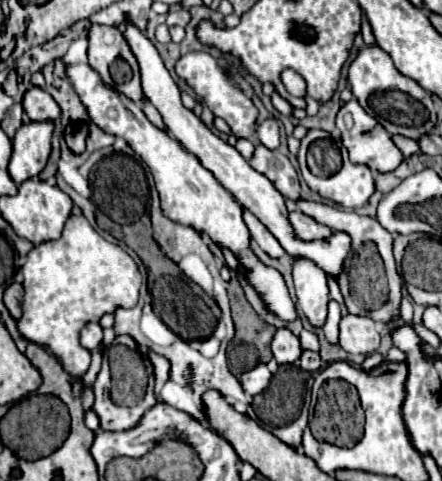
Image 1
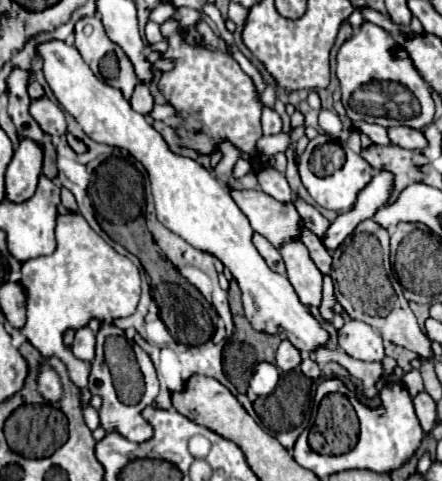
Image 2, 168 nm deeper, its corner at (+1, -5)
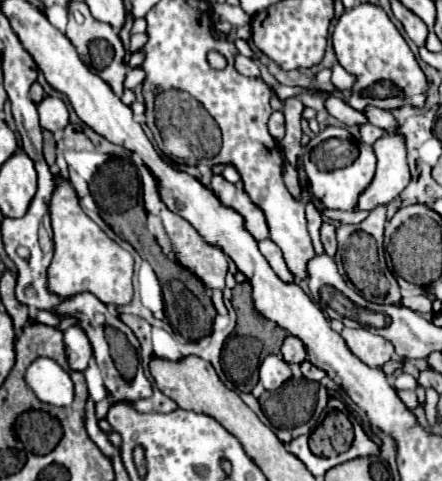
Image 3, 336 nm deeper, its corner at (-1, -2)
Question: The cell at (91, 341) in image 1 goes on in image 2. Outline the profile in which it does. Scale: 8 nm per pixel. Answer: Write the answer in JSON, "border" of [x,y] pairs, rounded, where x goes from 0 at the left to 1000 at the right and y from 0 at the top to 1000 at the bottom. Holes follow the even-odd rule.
{"border":[[[192,678],[170,690],[170,707],[161,719],[165,740],[174,740],[188,753],[206,753],[215,740],[215,694]]]}

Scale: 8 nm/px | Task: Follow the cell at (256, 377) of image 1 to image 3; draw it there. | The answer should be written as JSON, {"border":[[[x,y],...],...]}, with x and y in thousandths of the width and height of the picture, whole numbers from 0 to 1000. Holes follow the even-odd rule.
{"border":[[[609,738],[586,763],[586,792],[604,813],[631,809],[658,784],[654,759],[631,738]]]}

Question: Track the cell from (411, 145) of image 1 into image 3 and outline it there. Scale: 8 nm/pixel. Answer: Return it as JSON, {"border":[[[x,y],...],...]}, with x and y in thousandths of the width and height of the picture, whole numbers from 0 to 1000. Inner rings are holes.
{"border":[[[744,202],[740,210],[735,210],[735,222],[740,222],[740,231],[753,239],[753,243],[762,243],[771,256],[781,256],[781,260],[826,260],[826,256],[835,256],[835,247],[821,239],[821,235],[812,235],[812,231],[803,231],[803,227],[794,227],[781,210],[771,210],[767,202]]]}

